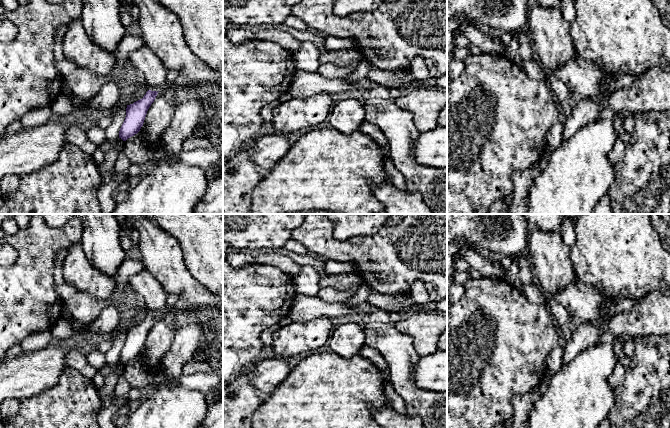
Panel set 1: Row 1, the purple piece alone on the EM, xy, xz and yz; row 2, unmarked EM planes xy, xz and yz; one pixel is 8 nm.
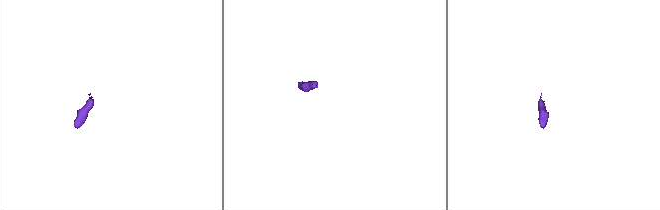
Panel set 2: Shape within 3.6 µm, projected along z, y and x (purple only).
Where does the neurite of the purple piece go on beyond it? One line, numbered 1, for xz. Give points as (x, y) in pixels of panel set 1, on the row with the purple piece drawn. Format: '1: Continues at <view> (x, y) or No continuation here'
1: No continuation here

